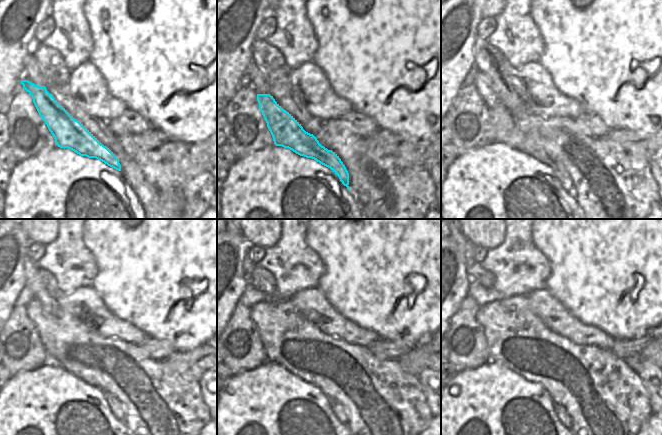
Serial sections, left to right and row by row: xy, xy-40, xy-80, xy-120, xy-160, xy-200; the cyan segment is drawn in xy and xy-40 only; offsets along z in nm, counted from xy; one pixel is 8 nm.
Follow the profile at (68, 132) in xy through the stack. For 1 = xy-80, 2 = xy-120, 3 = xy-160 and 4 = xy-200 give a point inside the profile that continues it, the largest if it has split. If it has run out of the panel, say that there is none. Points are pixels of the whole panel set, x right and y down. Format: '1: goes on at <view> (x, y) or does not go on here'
1: goes on at xy-80 (506, 132)
2: goes on at xy-120 (116, 407)
3: goes on at xy-160 (337, 408)
4: goes on at xy-200 (563, 416)

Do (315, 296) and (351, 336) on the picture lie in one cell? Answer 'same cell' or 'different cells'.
same cell

